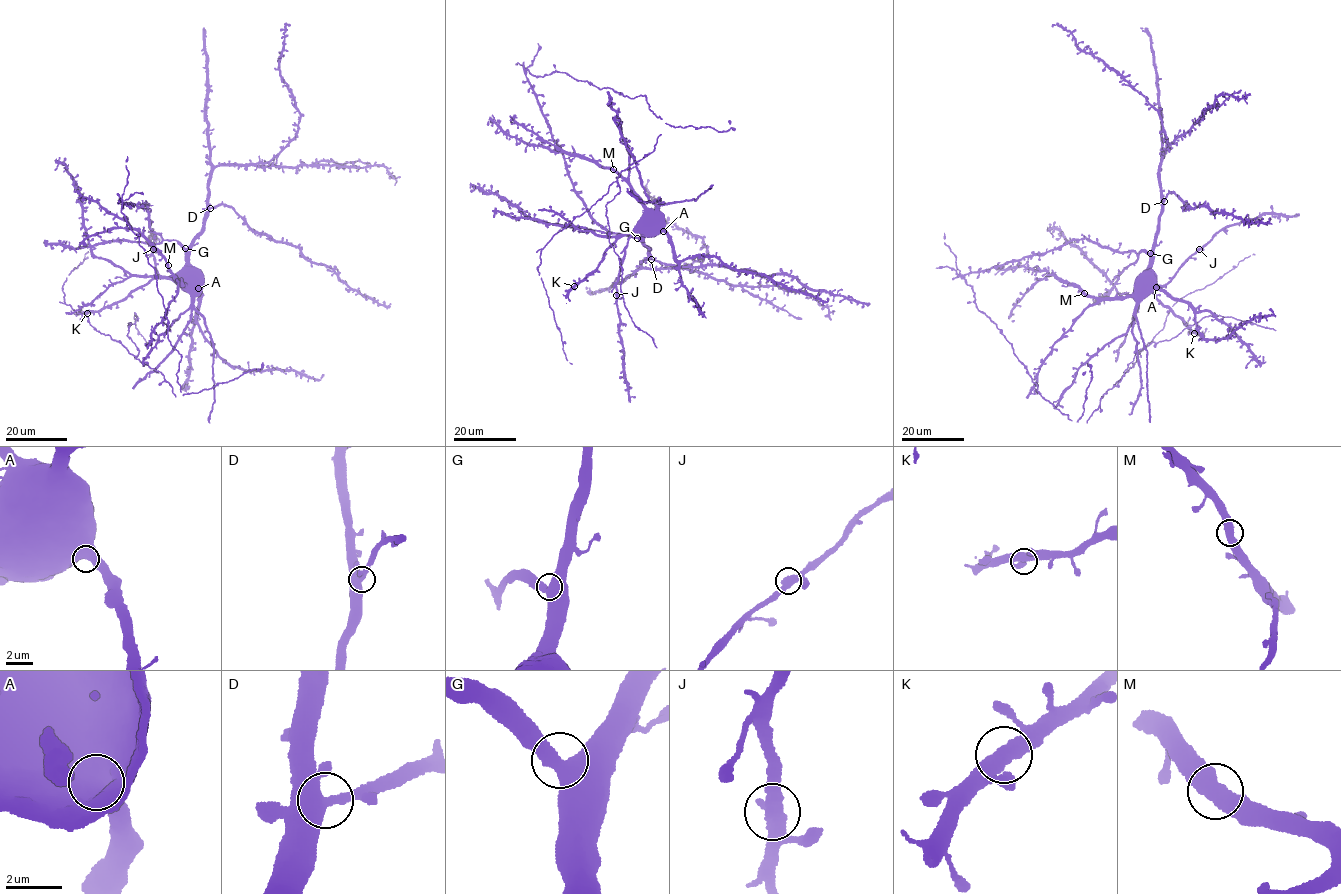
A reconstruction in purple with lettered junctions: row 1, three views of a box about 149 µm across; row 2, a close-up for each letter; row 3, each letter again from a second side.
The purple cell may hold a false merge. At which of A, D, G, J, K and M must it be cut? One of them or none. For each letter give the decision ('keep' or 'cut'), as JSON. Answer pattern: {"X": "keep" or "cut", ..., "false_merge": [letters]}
{"A": "keep", "D": "keep", "G": "keep", "J": "keep", "K": "keep", "M": "keep", "false_merge": []}

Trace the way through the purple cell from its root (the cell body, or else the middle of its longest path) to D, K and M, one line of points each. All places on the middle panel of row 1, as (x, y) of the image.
D: (655, 214), (641, 240), (648, 248), (647, 253), (651, 259)
K: (655, 214), (647, 214), (631, 231), (625, 232), (605, 251), (599, 266), (574, 286)
M: (655, 214), (647, 210), (629, 182), (613, 169)

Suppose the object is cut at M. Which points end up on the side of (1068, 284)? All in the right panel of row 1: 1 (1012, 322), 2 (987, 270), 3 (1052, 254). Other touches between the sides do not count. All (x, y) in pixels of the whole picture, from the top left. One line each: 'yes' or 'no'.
1: yes
2: no
3: no

